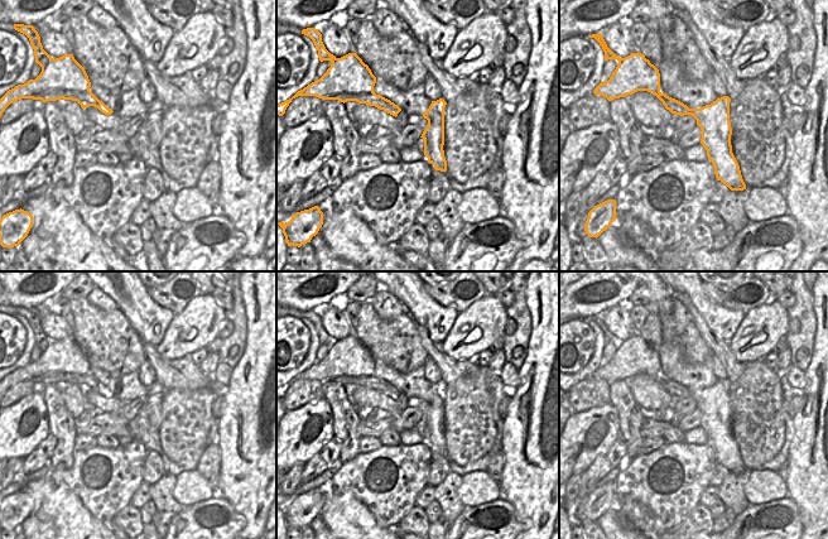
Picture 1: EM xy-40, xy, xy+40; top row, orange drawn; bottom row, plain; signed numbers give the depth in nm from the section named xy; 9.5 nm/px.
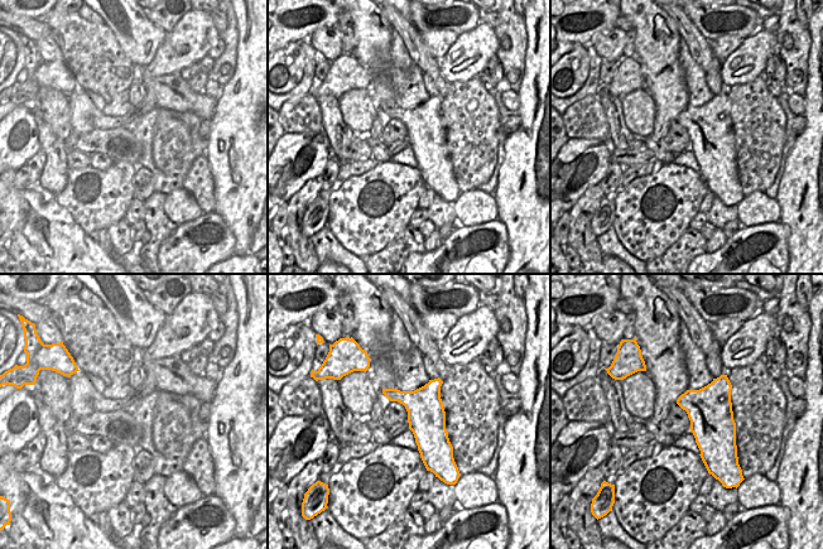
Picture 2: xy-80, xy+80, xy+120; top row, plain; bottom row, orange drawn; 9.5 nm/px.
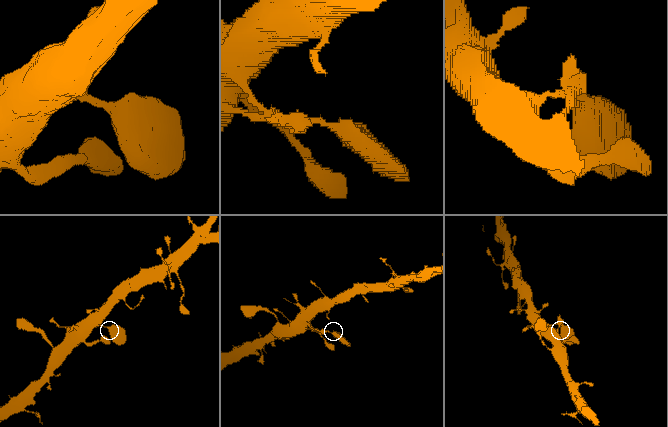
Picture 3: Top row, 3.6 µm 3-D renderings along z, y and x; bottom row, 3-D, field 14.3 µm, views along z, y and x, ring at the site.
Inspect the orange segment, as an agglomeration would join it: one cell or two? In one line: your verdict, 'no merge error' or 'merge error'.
no merge error

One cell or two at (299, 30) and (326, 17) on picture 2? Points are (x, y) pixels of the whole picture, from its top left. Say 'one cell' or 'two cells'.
one cell

